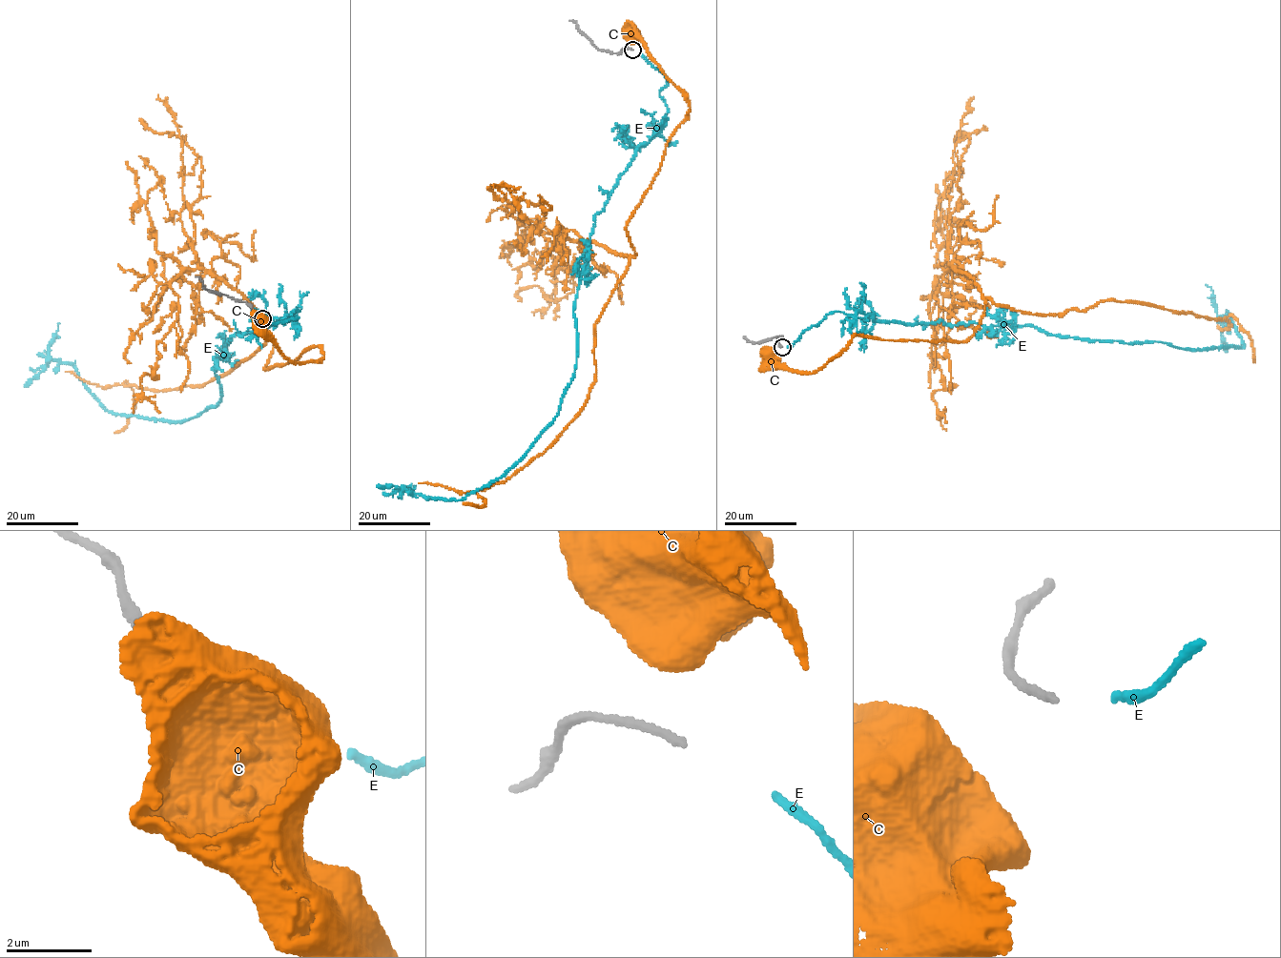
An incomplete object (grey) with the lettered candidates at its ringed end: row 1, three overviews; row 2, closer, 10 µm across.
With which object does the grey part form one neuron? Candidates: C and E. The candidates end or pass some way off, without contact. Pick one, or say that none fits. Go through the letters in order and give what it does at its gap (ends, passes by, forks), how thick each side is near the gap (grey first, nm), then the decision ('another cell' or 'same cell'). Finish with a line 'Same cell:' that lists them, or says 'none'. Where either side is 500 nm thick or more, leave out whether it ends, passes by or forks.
C: 180/900 nm | another cell
E: it ends | 180/240 nm | same cell
Same cell: E

